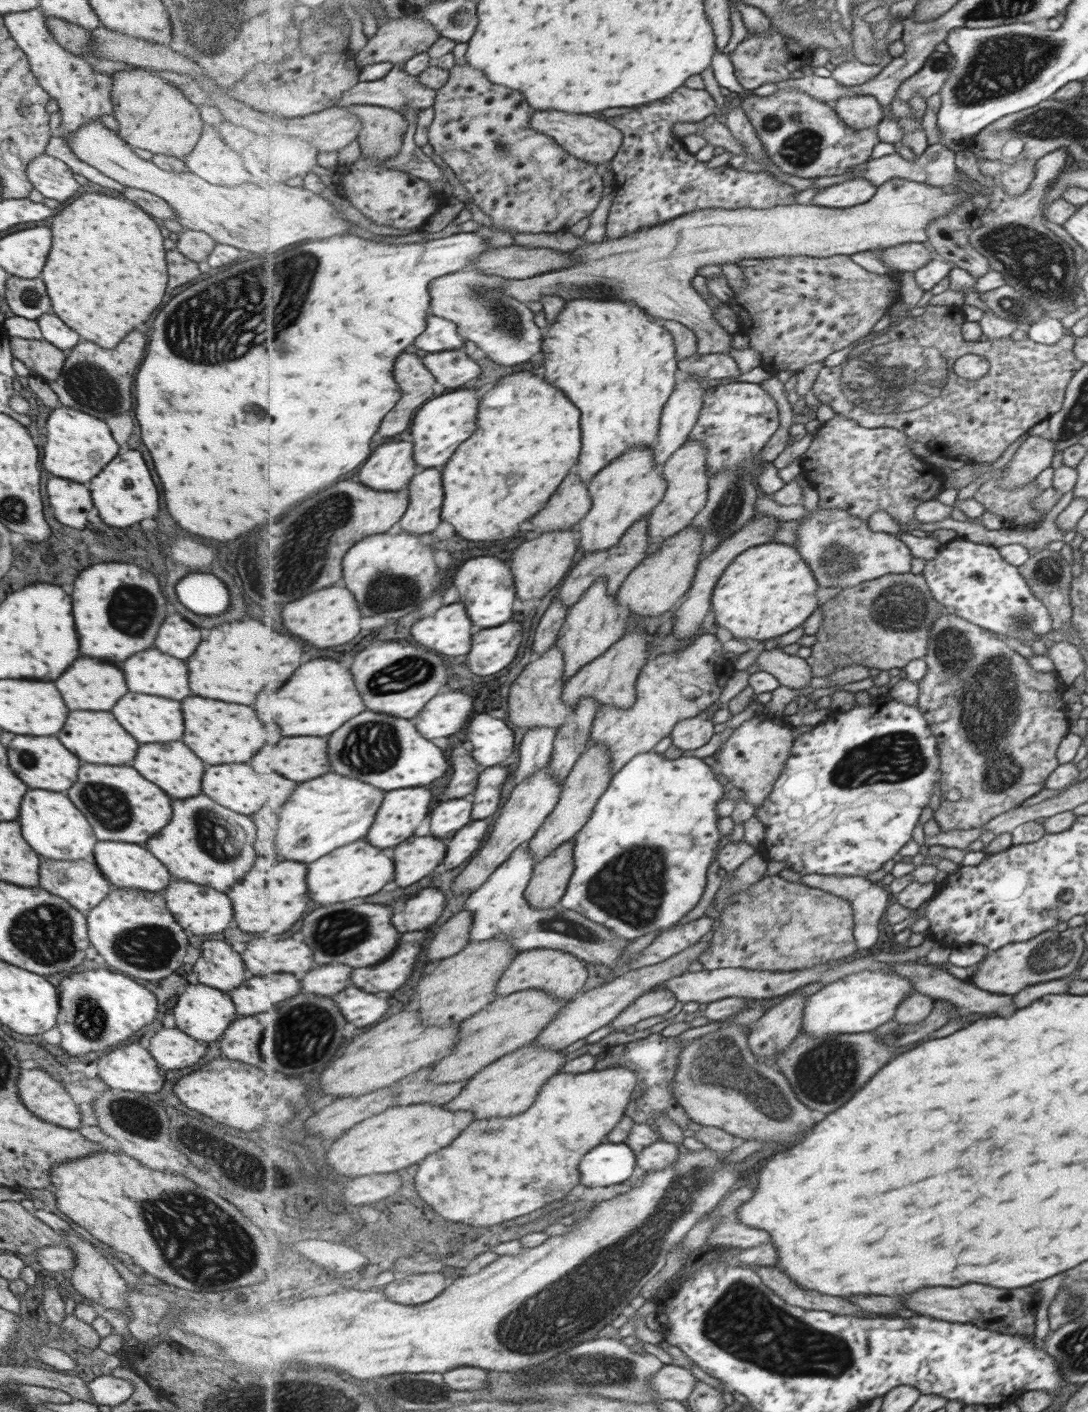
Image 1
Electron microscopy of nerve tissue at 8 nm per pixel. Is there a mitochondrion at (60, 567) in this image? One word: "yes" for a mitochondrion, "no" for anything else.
no

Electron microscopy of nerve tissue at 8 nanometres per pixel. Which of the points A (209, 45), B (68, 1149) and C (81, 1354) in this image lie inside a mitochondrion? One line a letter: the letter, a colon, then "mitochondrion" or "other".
A: mitochondrion
B: other
C: other

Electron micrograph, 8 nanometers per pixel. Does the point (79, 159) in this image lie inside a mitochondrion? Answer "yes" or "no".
no

